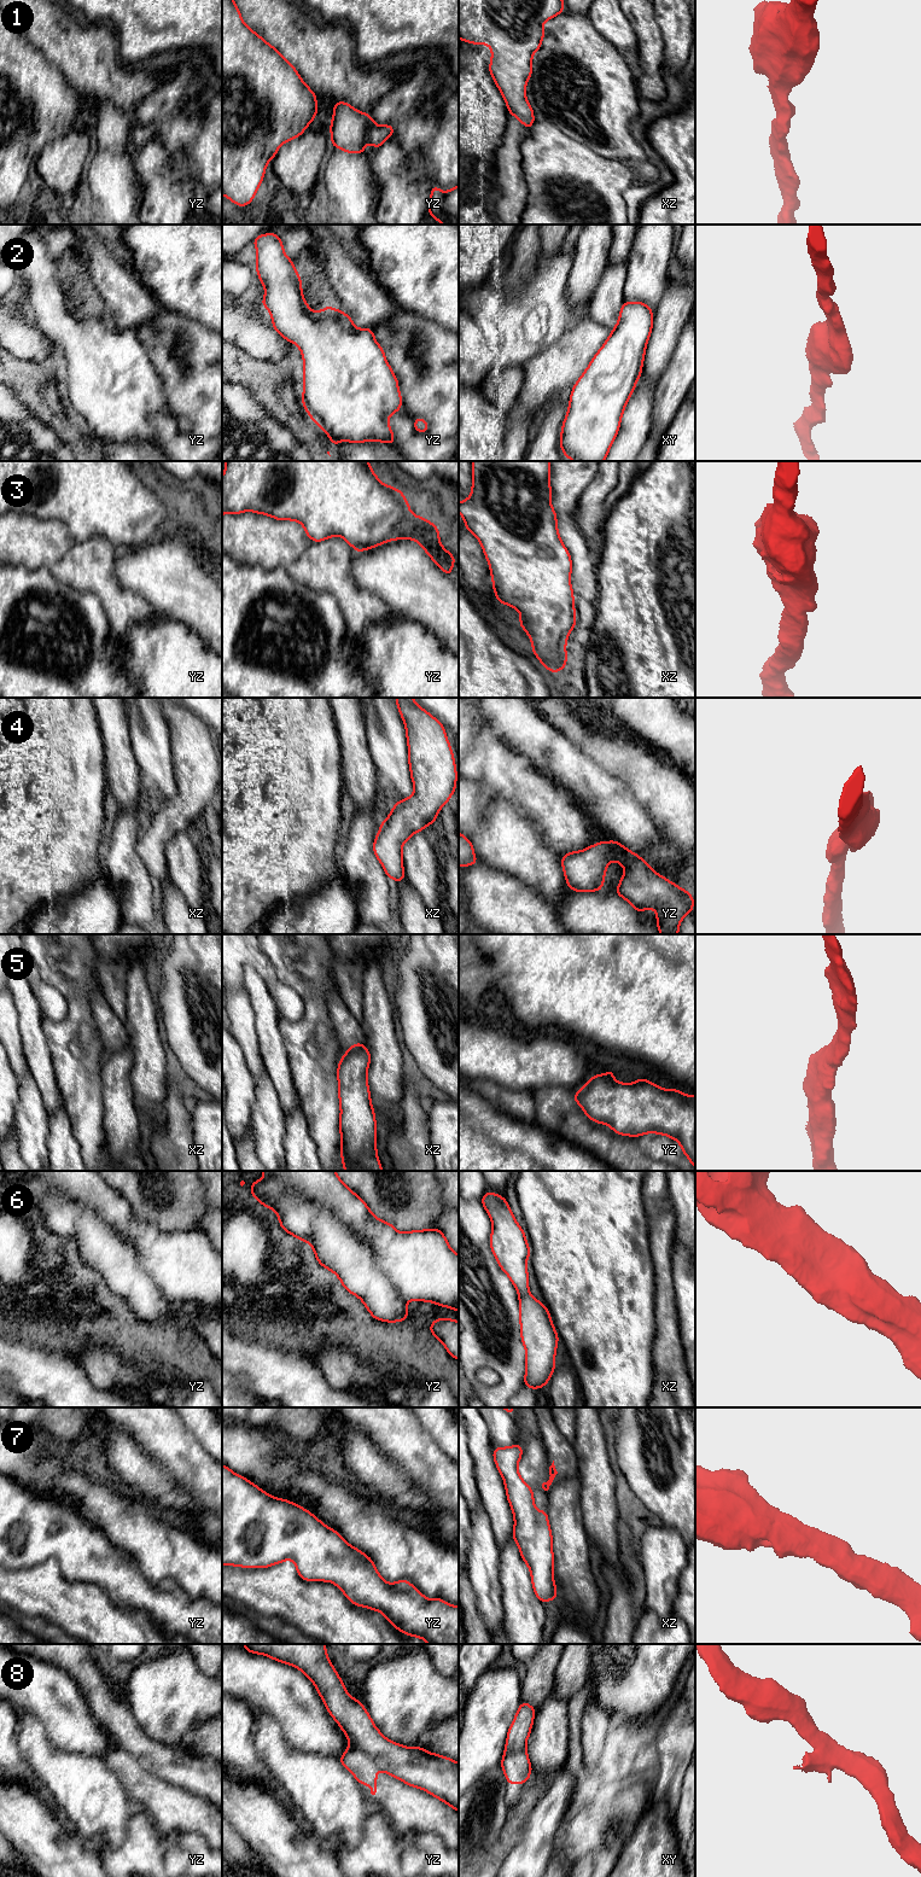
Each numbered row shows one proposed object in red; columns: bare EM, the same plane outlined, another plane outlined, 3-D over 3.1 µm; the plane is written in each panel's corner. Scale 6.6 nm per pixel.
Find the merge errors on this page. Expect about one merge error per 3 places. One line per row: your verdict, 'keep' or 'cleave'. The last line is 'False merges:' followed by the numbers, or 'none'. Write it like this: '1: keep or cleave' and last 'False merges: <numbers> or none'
1: keep
2: keep
3: keep
4: keep
5: keep
6: cleave
7: keep
8: keep
False merges: 6

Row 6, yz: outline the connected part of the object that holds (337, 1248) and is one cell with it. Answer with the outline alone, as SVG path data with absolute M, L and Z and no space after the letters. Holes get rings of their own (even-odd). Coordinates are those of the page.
M274 1176L253 1182L250 1191L257 1202L276 1212L282 1230L311 1244L319 1264L334 1272L345 1290L360 1298L374 1319L402 1323L409 1316L401 1294L377 1266L371 1248L328 1209Z

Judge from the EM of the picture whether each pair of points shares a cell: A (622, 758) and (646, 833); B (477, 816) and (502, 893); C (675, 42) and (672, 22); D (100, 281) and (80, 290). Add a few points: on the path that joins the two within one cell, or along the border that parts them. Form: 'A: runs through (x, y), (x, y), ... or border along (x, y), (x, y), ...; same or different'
A: border along (617, 776), (628, 786), (633, 796), (653, 820); different
B: border along (478, 862), (522, 881); different
C: runs through (675, 38), (675, 27); same
D: border along (77, 262), (87, 286), (91, 304); different

